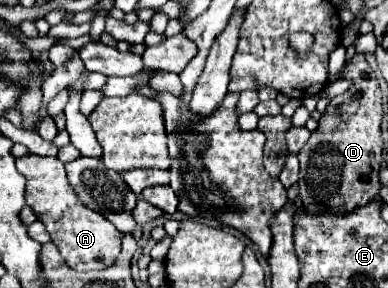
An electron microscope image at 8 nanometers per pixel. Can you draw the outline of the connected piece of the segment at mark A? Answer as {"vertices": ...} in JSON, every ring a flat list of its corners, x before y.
{"vertices":[[24,155,16,159,18,171,26,177,26,203,34,209,36,217,46,225,46,231,52,237,52,243,60,249,66,265,74,271,94,271,110,267,120,253,122,233,114,229,102,213,86,207,72,187,66,181,64,163,58,157,40,157,40,155]]}

